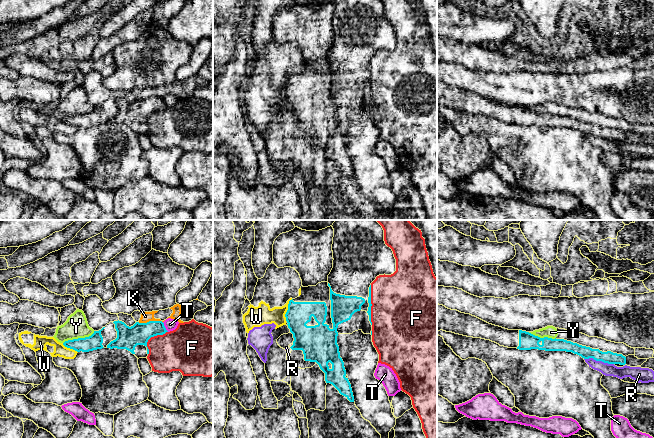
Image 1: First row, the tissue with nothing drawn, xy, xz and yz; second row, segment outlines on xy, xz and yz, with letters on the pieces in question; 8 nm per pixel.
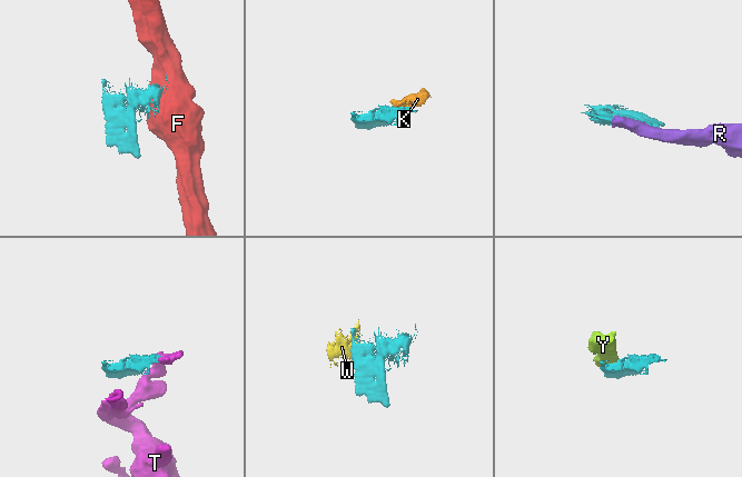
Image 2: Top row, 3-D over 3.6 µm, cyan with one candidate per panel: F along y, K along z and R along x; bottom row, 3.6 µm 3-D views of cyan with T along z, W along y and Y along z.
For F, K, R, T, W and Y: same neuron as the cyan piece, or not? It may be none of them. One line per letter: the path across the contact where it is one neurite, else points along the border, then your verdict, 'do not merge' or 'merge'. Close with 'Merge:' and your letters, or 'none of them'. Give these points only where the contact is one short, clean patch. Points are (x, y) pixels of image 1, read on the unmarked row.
F: do not merge
K: border along xy (162, 97), (138, 98); do not merge
R: do not merge
T: do not merge
W: do not merge
Y: do not merge
Merge: none of them

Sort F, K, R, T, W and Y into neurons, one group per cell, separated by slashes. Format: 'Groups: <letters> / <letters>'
Groups: F / K / R W / T / Y

